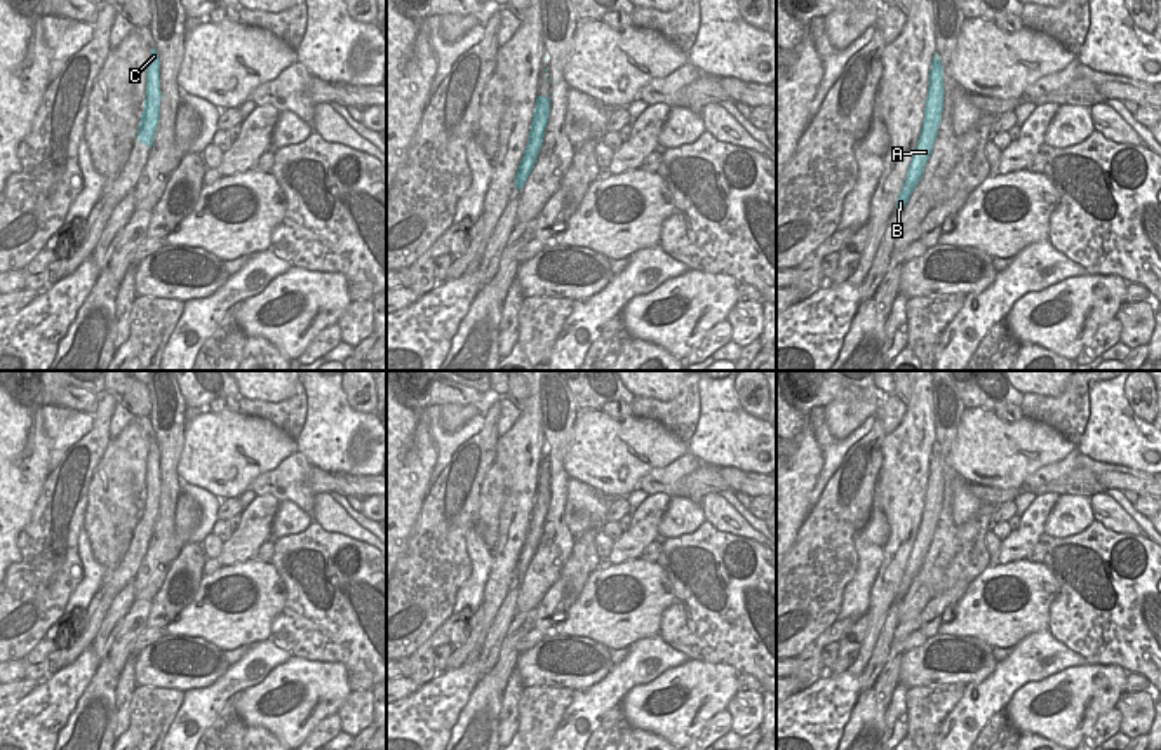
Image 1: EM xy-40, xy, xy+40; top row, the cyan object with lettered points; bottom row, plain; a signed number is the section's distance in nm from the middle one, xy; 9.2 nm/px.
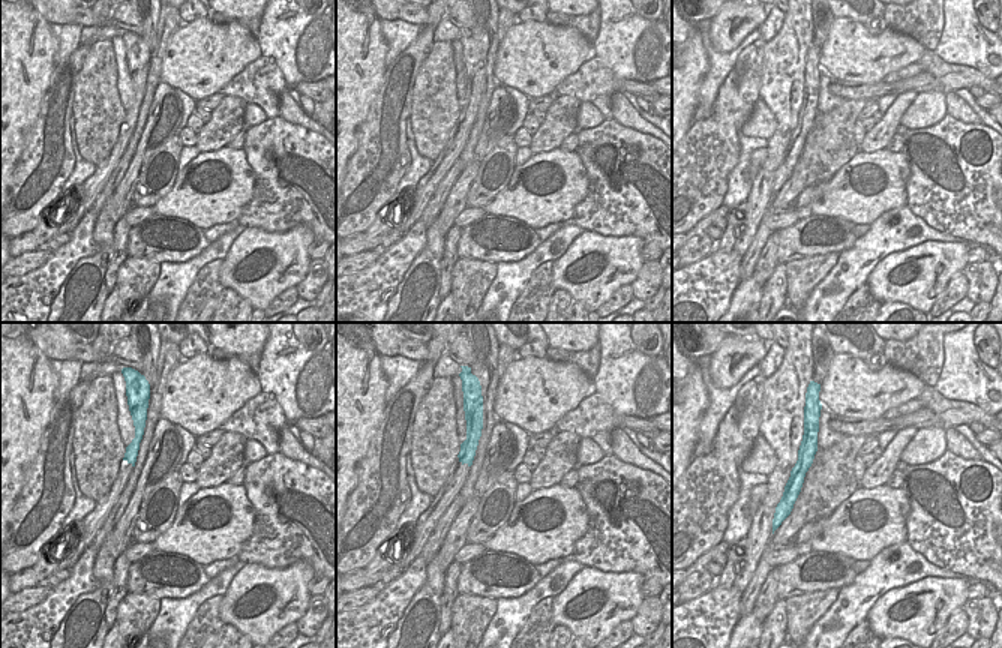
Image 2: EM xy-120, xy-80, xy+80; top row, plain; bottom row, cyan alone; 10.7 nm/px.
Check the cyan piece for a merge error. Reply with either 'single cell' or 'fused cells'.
fused cells

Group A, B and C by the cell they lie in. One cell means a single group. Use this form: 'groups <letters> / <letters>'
groups A B / C

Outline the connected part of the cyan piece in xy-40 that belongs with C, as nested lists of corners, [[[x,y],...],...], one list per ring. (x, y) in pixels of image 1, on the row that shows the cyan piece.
[[[151,49],[148,68],[146,68],[146,99],[144,111],[138,131],[138,139],[144,146],[153,146],[158,118],[160,118],[160,59],[155,49]]]

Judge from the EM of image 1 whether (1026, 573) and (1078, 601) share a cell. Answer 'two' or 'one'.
two

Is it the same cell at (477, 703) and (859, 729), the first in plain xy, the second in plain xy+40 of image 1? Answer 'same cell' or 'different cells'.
same cell

